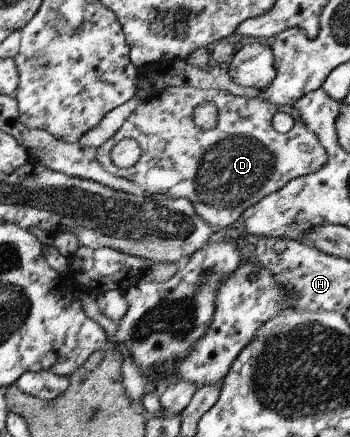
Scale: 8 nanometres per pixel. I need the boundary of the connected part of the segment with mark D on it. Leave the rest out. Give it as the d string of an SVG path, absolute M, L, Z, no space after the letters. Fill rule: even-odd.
M167 87L162 89L161 91L156 90L154 94L147 96L143 99L137 106L135 110L123 120L123 124L117 131L114 136L111 138L107 138L105 142L101 146L98 146L95 149L95 158L97 158L97 164L105 170L105 172L109 172L113 176L120 176L121 178L125 178L133 182L133 184L137 184L139 188L142 190L144 194L153 194L153 195L165 195L171 198L179 198L183 197L189 200L190 203L193 204L194 210L198 213L198 215L205 221L207 224L213 226L215 225L217 228L222 228L222 230L229 226L229 224L233 224L238 218L242 217L242 214L245 213L245 210L249 209L250 206L257 204L257 202L261 201L263 197L267 197L271 193L275 193L277 190L282 189L283 186L287 185L287 182L290 182L293 178L299 177L305 174L309 174L311 172L317 172L319 168L322 168L323 165L326 164L328 160L327 150L325 150L322 144L319 144L317 136L311 132L311 130L307 130L307 126L303 124L303 120L299 118L299 114L297 114L297 110L295 107L286 107L277 105L274 103L267 102L263 100L261 97L238 97L232 95L230 92L227 92L223 89L198 89L193 87ZM201 102L211 102L215 108L217 108L217 122L215 126L211 128L211 130L199 130L193 122L191 122L191 112L193 112L193 108L197 106L197 104L201 104ZM277 112L285 112L291 116L293 119L293 128L285 133L276 132L271 127L271 118L273 118L273 114L277 114ZM125 138L129 138L129 140L135 140L137 142L137 146L139 146L140 154L139 158L137 158L137 162L133 166L129 166L129 168L121 169L117 168L111 162L109 158L109 152L111 152L111 148L117 144L120 140L125 140Z

